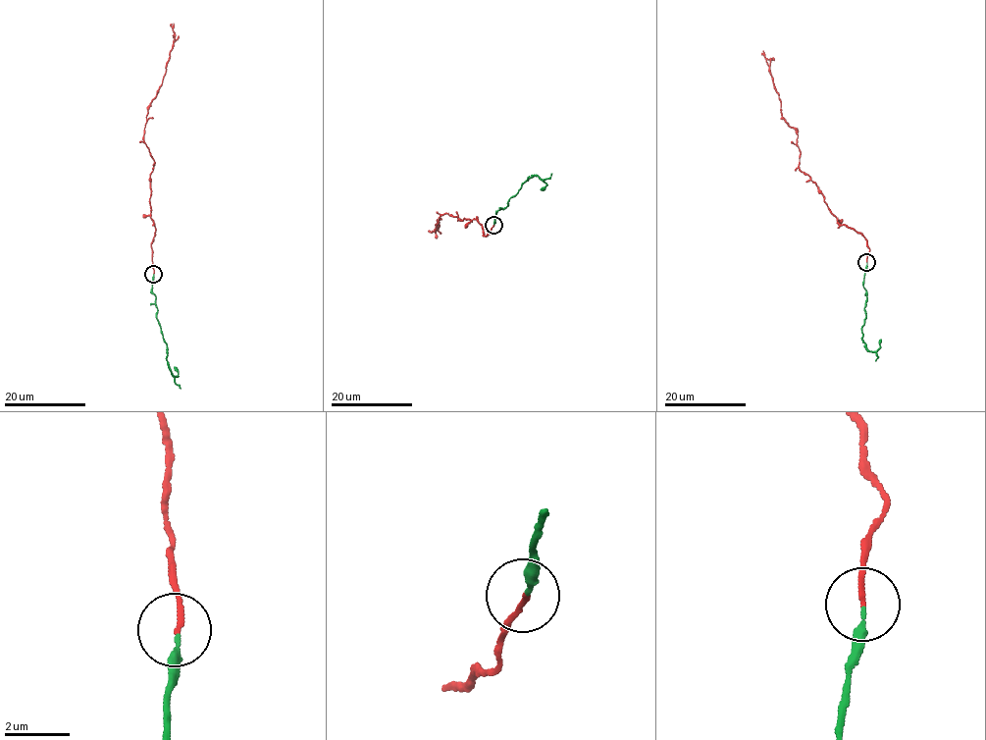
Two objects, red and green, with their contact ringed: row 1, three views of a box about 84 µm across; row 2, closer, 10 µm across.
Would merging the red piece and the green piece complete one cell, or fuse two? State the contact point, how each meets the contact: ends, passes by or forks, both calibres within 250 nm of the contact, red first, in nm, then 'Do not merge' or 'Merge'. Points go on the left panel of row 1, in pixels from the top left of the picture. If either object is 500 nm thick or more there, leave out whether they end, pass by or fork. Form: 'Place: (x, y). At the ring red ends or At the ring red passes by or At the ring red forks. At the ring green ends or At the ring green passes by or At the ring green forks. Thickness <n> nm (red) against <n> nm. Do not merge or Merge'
Place: (153, 274). At the ring red ends. At the ring green ends. Thickness 130 nm (red) against 180 nm. Merge

